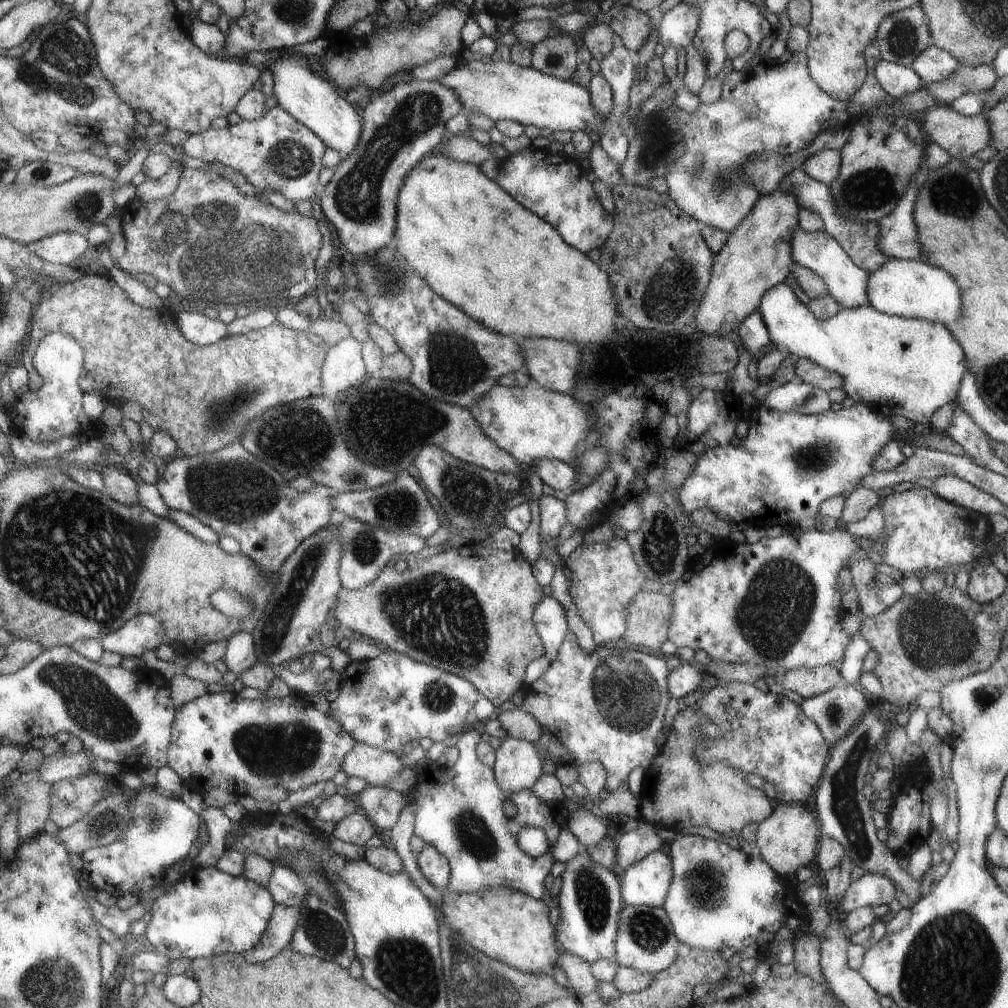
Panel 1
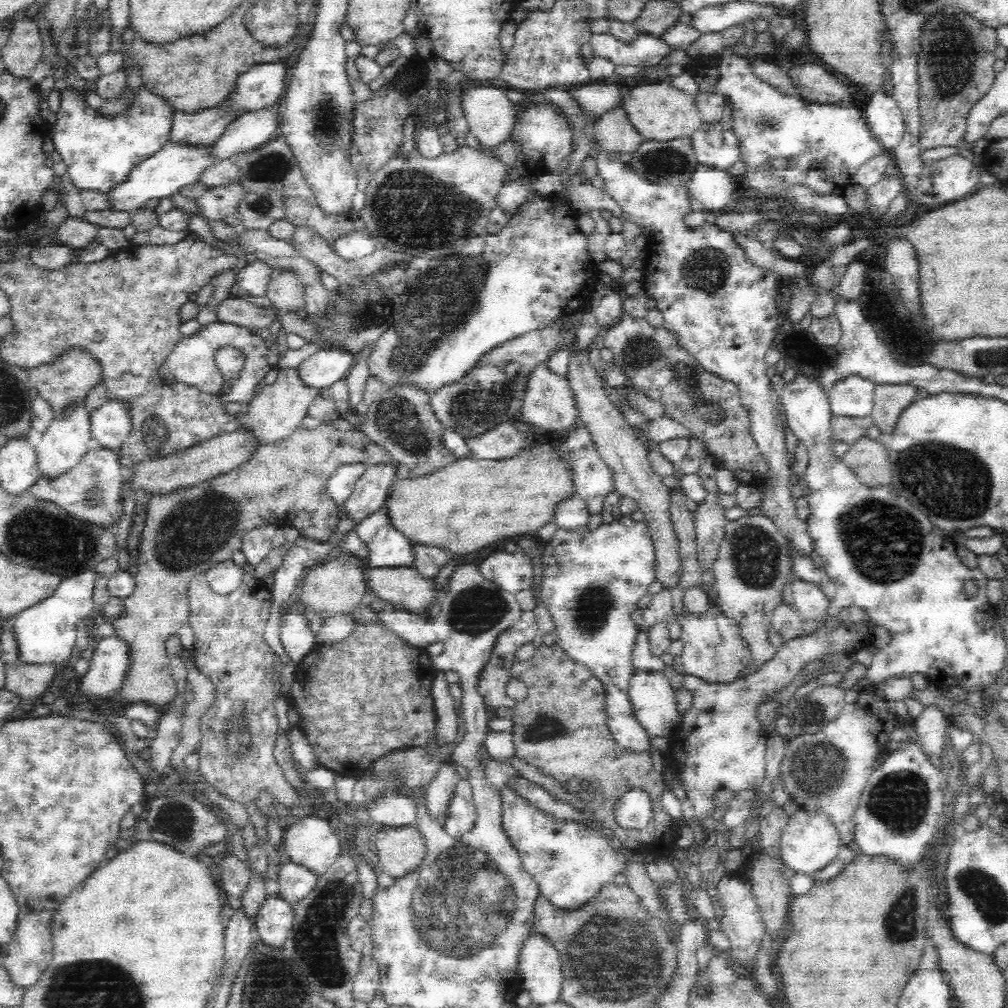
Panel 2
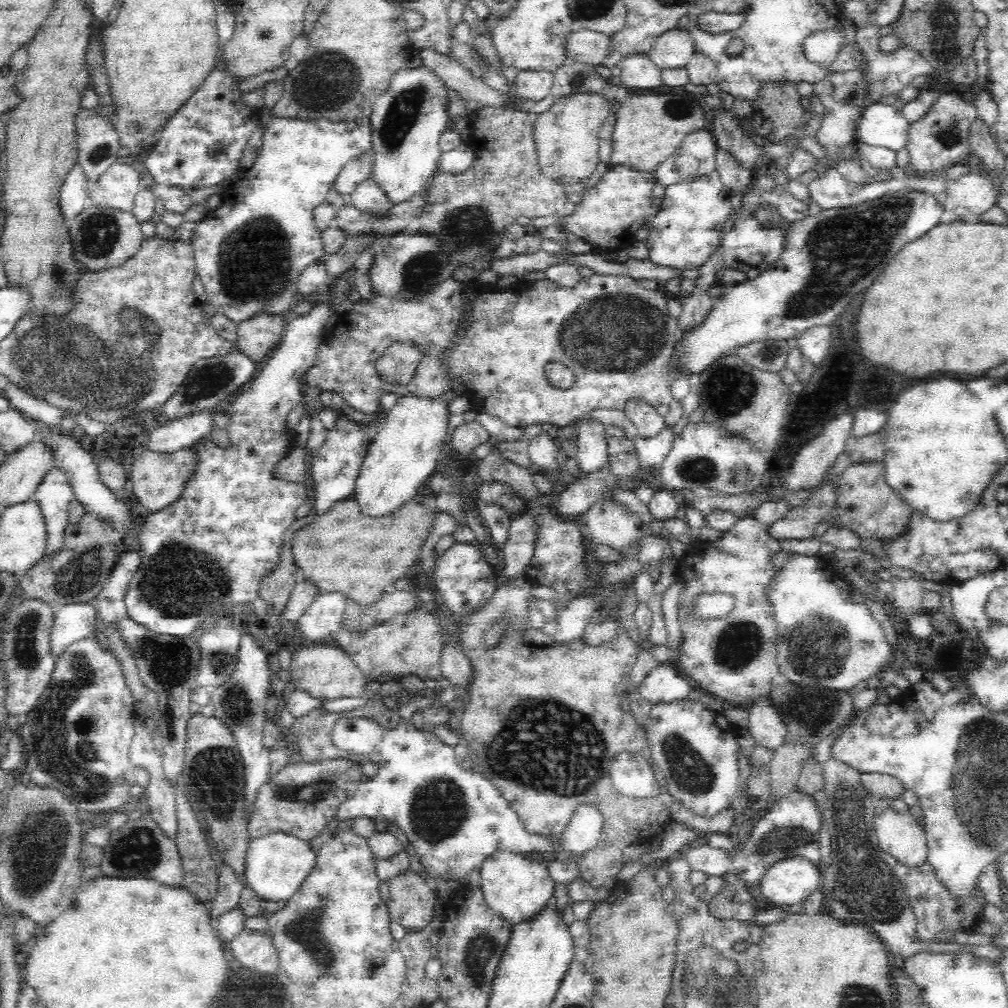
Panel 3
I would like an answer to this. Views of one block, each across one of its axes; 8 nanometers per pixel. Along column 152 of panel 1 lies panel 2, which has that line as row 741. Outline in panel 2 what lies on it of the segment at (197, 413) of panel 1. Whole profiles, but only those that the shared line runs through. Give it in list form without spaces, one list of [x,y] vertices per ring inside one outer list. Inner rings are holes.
[[[368,622],[364,624],[356,624],[349,636],[340,642],[332,644],[317,645],[312,652],[308,653],[298,664],[295,678],[291,684],[290,697],[295,703],[300,716],[298,728],[304,731],[304,735],[308,743],[312,746],[314,751],[315,762],[318,766],[327,768],[336,774],[340,781],[346,776],[355,778],[364,771],[368,770],[374,765],[374,762],[390,752],[404,750],[406,748],[425,746],[434,736],[437,720],[435,718],[435,711],[432,701],[432,680],[436,671],[431,668],[429,655],[425,647],[412,647],[400,640],[393,630],[385,627],[380,622]]]

